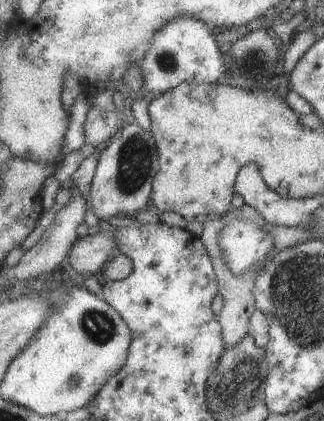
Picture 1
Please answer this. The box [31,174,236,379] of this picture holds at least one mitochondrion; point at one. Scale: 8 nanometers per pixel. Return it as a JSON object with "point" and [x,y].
{"point":[98,327]}

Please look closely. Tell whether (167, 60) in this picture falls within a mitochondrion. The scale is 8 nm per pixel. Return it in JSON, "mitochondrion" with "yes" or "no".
{"mitochondrion":"yes"}

